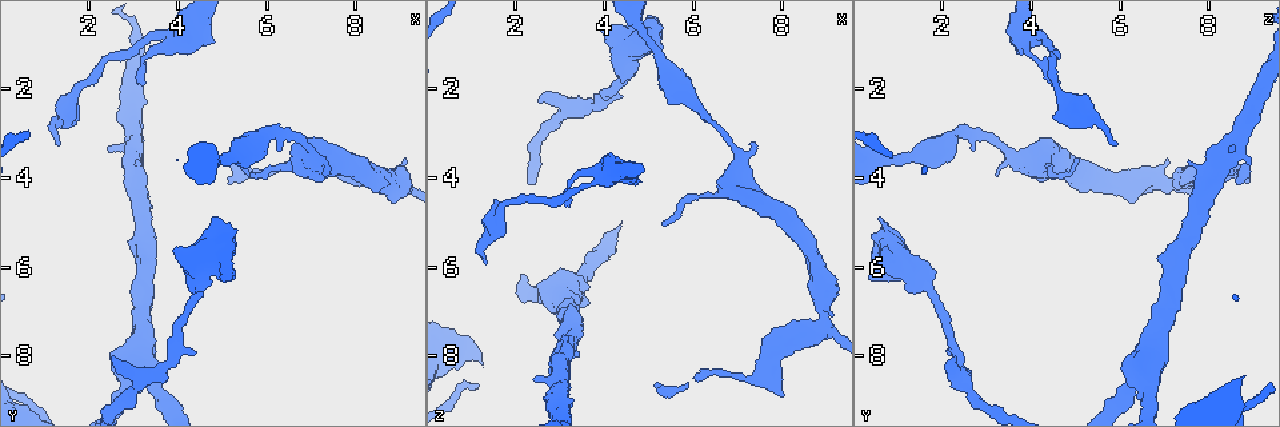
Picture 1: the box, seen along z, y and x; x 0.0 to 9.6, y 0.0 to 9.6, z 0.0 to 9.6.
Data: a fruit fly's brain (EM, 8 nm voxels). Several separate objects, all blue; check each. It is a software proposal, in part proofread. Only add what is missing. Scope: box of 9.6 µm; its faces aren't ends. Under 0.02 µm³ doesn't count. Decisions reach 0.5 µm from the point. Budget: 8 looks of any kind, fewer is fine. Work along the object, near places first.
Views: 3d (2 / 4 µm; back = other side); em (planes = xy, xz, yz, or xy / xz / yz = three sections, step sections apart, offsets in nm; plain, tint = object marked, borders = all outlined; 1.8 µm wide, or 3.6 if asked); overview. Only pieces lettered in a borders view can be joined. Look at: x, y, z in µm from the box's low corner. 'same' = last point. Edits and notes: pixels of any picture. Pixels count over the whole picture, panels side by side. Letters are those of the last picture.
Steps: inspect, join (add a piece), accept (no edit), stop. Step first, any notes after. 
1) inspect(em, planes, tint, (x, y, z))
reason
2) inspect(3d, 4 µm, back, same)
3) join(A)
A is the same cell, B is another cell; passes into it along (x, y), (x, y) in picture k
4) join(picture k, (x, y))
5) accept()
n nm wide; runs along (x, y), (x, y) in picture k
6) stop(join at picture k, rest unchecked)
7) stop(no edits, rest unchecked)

inspect(em, xy, step 8, borders, (2.60, 8.00, 2.30))
stops while still wide

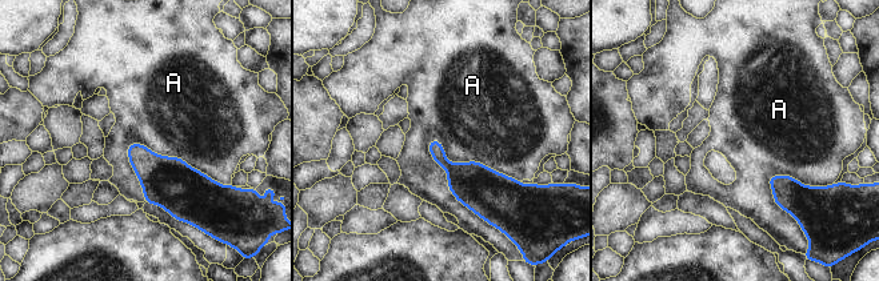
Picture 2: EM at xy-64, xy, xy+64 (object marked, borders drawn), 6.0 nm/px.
inspect(em, planes, borders, same)
another direction

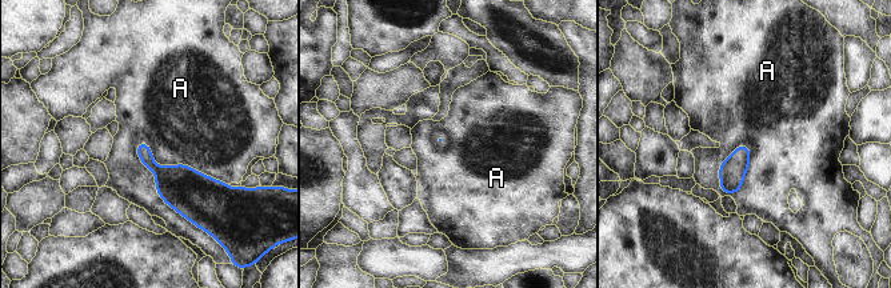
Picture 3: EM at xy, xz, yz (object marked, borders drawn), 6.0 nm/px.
accept()
A is another cell; border along (135, 147), (227, 184) in picture 3; none of them fits

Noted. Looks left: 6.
inspect(em, 3.6 µm, xy, step 8, borders, (7.05, 3.45, 3.45))
sudden change in width

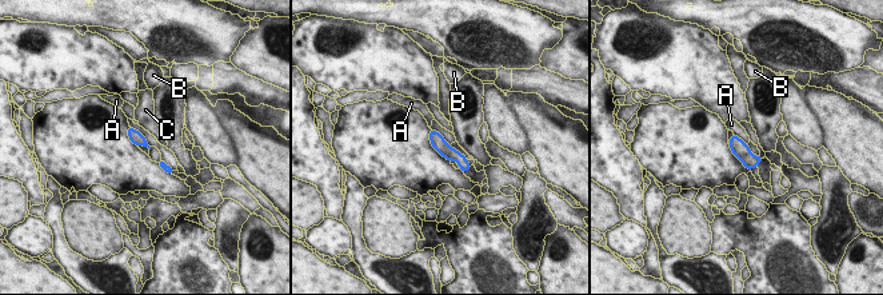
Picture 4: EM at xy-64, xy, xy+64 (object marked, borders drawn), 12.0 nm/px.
accept()
A, B and C are other cells; border along (734, 134), (747, 146) in picture 4; none of them fits

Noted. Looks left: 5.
inspect(3d, 4 µm, (8.10, 4.10, 8.95))
branch stops here

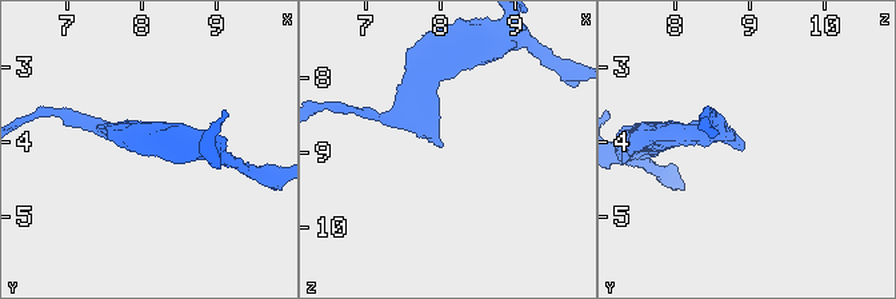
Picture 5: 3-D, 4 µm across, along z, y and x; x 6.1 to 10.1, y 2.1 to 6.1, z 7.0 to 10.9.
inspect(em, planes, plain, (8.05, 4.10, 8.90))
now the EM

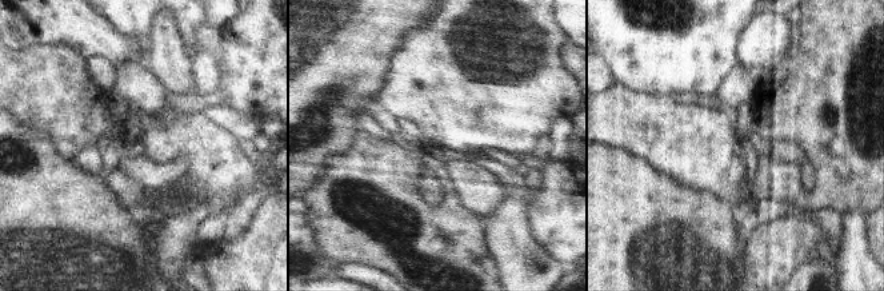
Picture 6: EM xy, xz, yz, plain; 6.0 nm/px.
inspect(em, planes, borders, same)
what lies round it

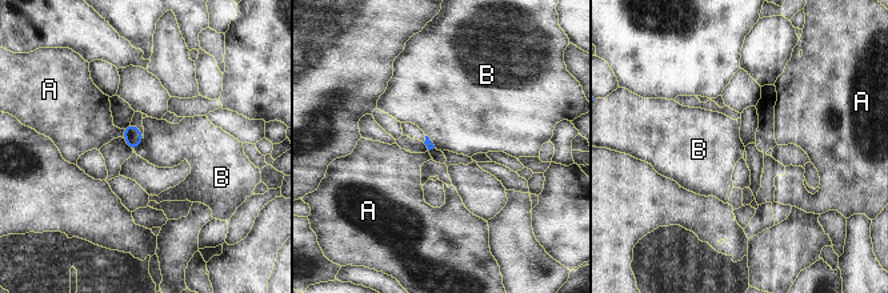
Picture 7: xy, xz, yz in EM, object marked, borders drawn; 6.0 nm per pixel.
accept()
B touches over 90 nm; A and B are other cells; border along (143, 139), (134, 148) in picture 7; none of them fits

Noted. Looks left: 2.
stop(no edits, rest unchecked)

